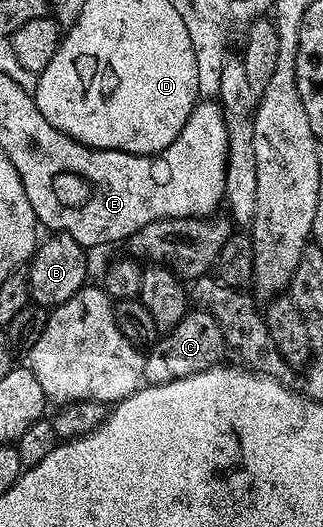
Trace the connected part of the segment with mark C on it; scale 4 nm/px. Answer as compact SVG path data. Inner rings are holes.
M195 307L183 316L177 327L166 330L143 358L143 381L148 385L164 385L173 379L204 373L224 360L223 332L213 315Z

